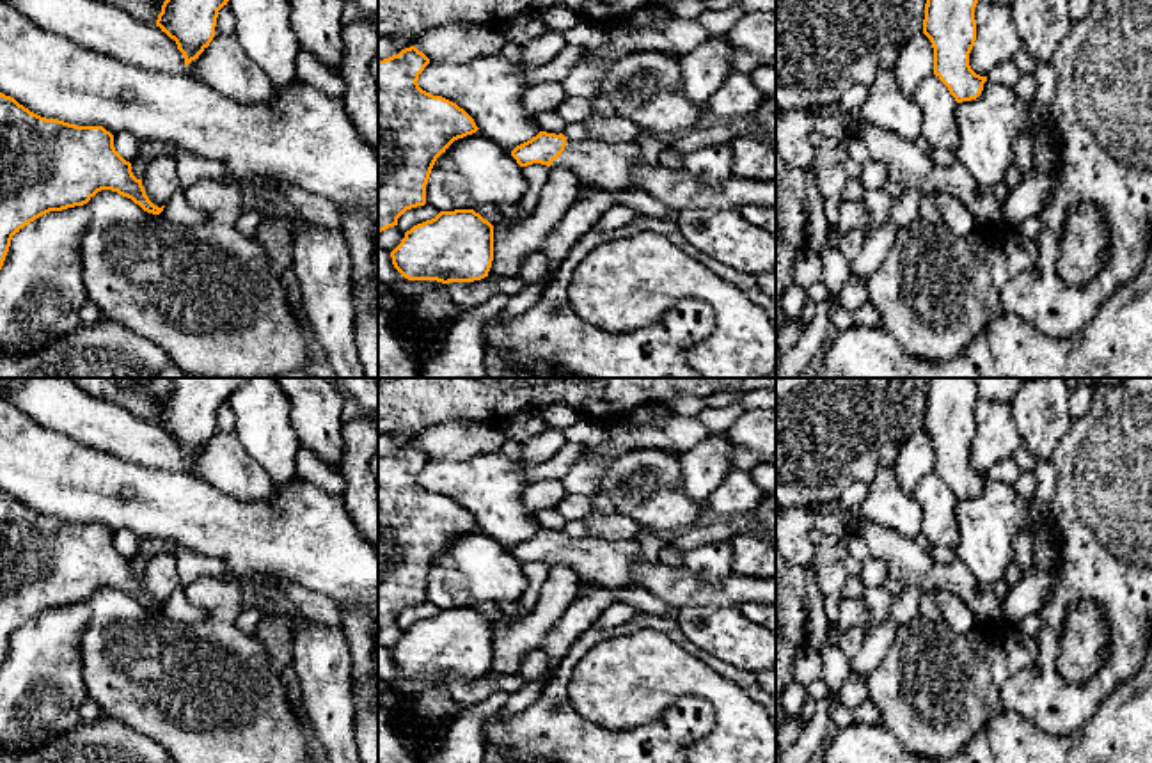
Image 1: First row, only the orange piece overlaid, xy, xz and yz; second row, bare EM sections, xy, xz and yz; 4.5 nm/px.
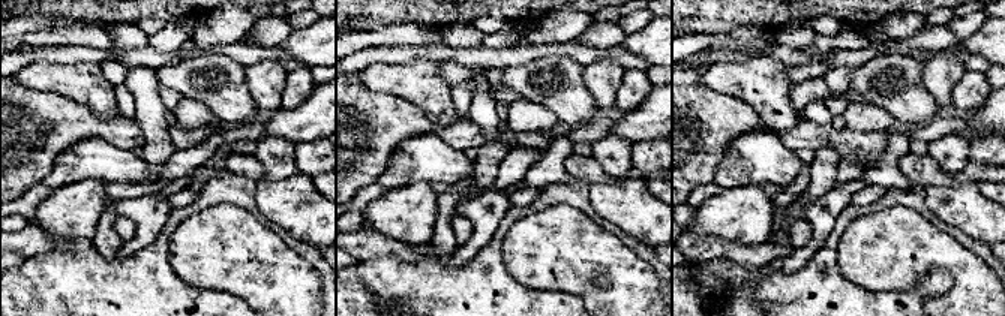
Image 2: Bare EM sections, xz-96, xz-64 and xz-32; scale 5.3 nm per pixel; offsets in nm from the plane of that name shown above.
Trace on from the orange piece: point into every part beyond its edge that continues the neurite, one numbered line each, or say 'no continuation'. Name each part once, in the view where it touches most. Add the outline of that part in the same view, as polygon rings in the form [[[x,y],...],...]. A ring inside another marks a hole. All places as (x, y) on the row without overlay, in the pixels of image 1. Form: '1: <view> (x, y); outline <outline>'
1: xz (611, 565); outline [[[595,536],[582,539],[566,538],[564,548],[552,559],[552,566],[572,568],[579,580],[605,589],[643,586],[651,594],[673,607],[730,607],[742,603],[776,605],[776,577],[756,578],[730,573],[715,584],[708,584],[698,573],[682,566],[667,566],[660,561],[644,562],[639,539],[607,541]]]

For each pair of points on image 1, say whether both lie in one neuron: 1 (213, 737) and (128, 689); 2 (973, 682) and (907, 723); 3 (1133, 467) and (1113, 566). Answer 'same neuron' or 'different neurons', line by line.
1: same neuron
2: same neuron
3: same neuron

